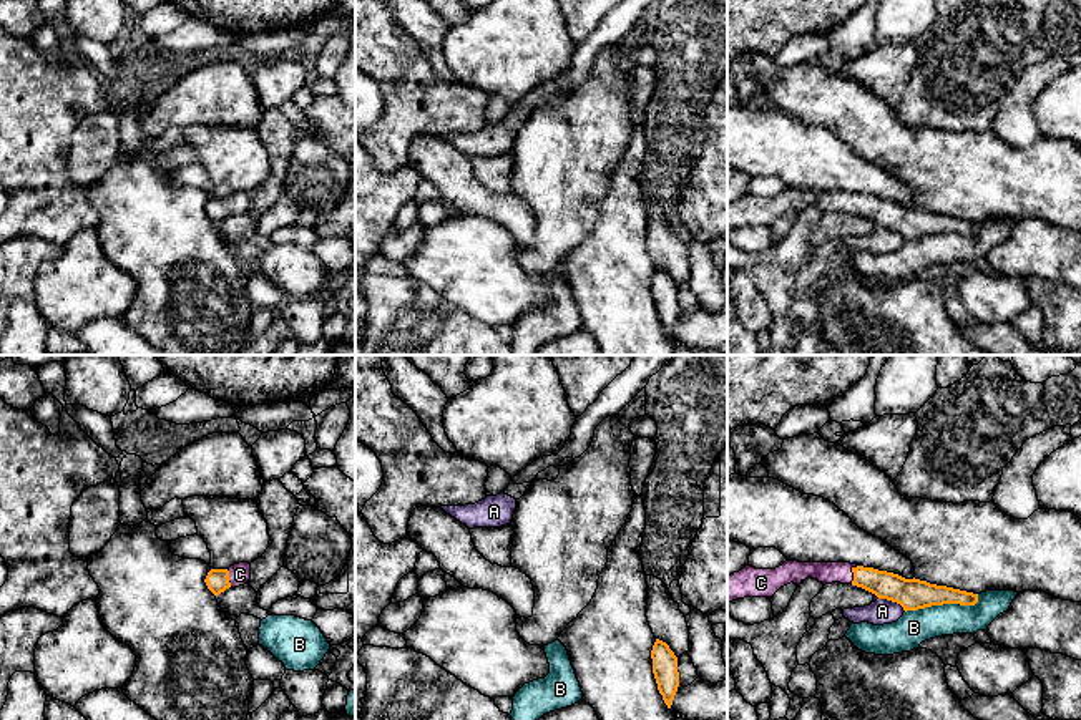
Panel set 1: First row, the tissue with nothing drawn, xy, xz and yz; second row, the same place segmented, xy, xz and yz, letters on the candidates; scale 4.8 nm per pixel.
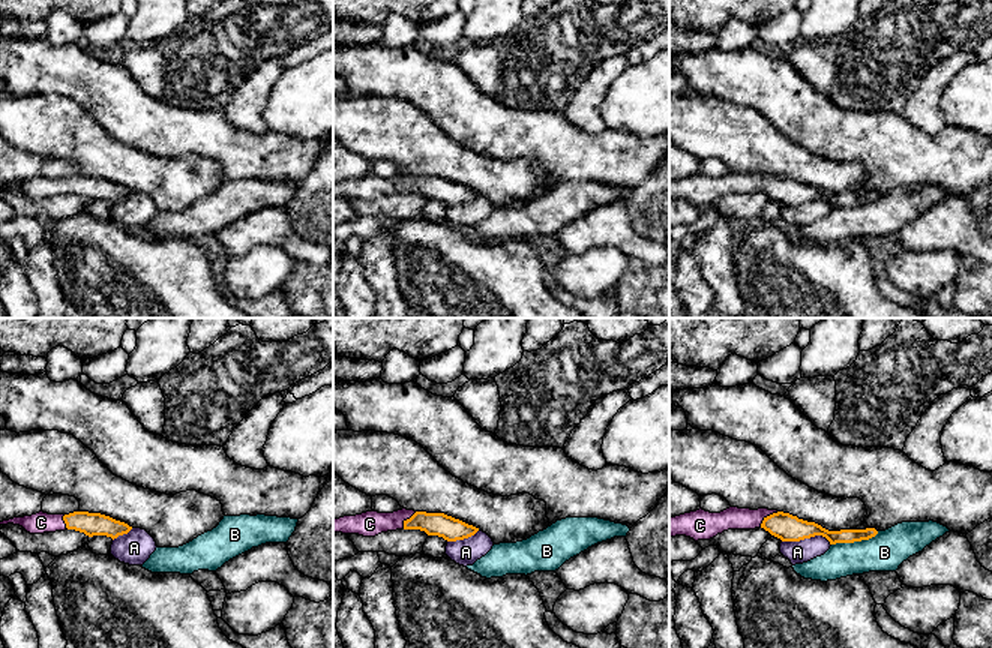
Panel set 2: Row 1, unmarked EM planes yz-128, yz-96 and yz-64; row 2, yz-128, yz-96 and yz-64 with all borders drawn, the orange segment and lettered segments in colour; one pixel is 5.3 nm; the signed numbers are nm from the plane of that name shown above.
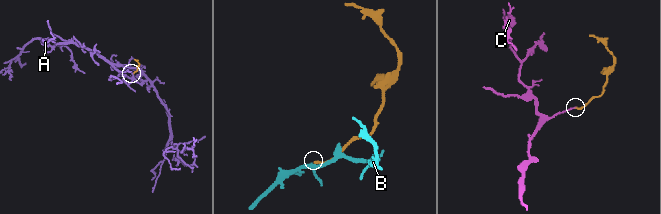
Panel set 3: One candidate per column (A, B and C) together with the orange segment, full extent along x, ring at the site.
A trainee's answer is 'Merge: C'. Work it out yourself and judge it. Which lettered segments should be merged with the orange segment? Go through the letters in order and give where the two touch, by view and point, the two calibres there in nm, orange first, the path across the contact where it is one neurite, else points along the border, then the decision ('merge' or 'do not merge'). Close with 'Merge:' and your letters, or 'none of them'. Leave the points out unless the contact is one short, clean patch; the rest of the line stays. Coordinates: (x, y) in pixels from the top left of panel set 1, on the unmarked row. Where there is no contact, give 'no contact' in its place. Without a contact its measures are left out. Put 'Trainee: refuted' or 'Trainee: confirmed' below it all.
A: yz (892, 229) | 160/120 nm | along yz (879, 226), (895, 229), (905, 239) | do not merge
B: yz (944, 231) | 160/160 nm | along yz (978, 223), (973, 233), (932, 233), (905, 241) | do not merge
C: yz (854, 203) | 130/110 nm | across yz (884, 213), (854, 203), (826, 201) | merge
Merge: C
Trainee: confirmed

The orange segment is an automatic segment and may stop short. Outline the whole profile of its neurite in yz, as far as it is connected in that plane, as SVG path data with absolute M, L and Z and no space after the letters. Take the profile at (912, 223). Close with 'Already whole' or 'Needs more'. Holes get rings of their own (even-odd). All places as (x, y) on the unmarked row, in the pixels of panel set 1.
M785 189L775 197L756 197L746 194L727 204L727 232L744 226L772 226L780 216L805 207L819 211L852 212L878 227L897 231L903 239L918 239L932 234L960 232L975 234L978 222L930 212L920 207L905 207L898 202L863 196L850 191L799 191Z. Needs more

